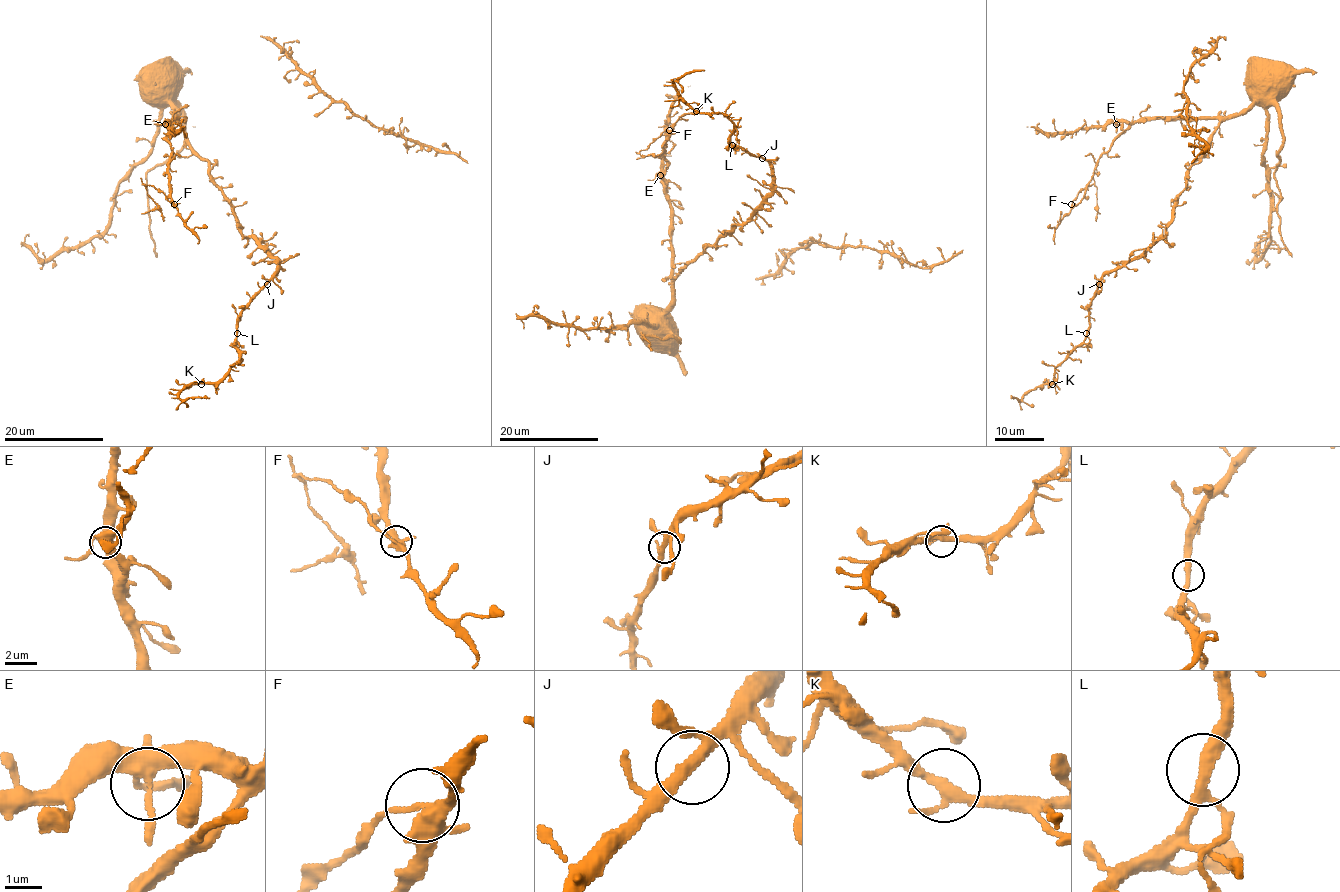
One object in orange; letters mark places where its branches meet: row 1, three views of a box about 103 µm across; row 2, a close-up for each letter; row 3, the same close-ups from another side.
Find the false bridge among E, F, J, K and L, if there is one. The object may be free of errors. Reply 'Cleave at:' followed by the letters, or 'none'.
Cleave at: F

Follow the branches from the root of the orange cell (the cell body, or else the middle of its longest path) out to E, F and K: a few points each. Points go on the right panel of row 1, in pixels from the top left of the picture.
E: (1215, 133), (1217, 119), (1142, 118), (1116, 124)
F: (1215, 133), (1217, 119), (1142, 118), (1132, 122), (1099, 159), (1085, 196), (1071, 205)
K: (1215, 133), (1210, 145), (1193, 163), (1167, 233), (1101, 279), (1089, 308), (1086, 338), (1055, 369), (1052, 384)

